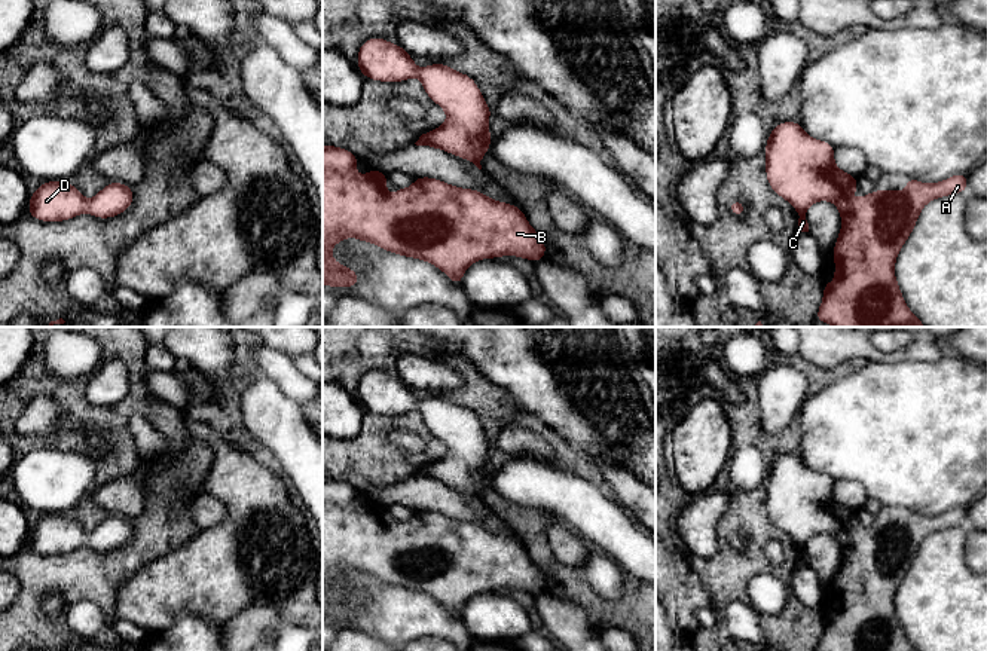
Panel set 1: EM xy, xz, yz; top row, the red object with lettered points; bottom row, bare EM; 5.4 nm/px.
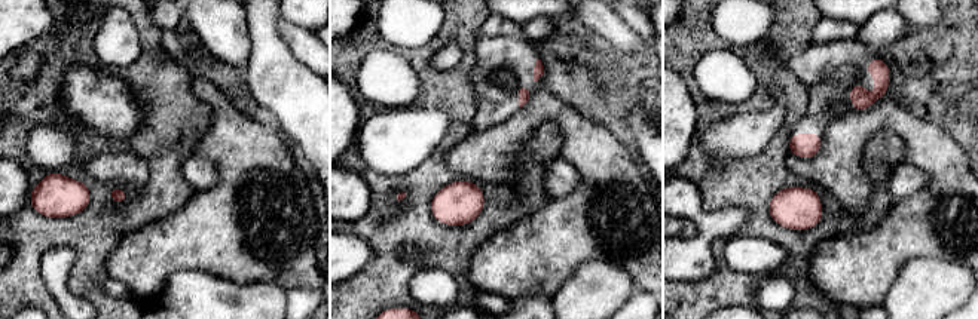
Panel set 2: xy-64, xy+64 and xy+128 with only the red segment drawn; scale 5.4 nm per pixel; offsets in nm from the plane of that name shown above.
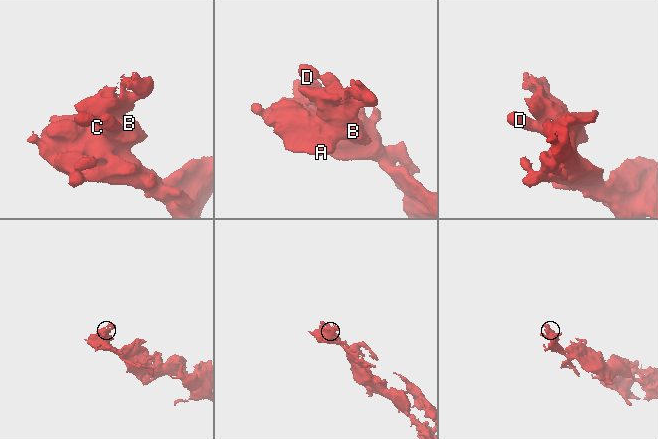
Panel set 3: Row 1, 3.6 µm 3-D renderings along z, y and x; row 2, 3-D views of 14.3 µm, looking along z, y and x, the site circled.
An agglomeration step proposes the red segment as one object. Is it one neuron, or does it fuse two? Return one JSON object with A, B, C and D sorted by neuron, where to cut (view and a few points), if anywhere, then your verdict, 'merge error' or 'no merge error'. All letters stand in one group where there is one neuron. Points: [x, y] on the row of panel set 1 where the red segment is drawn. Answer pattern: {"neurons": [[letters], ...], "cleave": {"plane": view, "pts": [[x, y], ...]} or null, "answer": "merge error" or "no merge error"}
{"neurons": [["A", "B", "C", "D"]], "cleave": null, "answer": "no merge error"}

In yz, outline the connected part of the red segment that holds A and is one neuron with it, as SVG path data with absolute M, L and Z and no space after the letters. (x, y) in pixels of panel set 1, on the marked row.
M777 123L764 150L767 181L798 213L798 232L809 232L806 213L818 201L831 201L841 214L841 229L832 251L835 279L823 285L816 320L834 327L925 327L904 300L895 278L895 262L923 207L933 199L966 192L968 177L957 172L941 183L920 183L908 177L905 193L876 189L861 199L849 199L849 193L859 192L858 178L835 165L834 146L807 135L801 123Z

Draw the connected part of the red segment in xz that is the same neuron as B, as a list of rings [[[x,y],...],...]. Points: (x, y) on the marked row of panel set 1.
[[[323,146],[323,284],[342,288],[360,282],[357,272],[336,263],[330,251],[348,236],[394,254],[425,260],[458,285],[462,285],[465,269],[482,259],[516,256],[534,263],[544,259],[546,242],[528,223],[520,207],[431,177],[415,178],[410,187],[397,189],[388,196],[388,174],[370,169],[358,175],[358,162],[346,149]]]

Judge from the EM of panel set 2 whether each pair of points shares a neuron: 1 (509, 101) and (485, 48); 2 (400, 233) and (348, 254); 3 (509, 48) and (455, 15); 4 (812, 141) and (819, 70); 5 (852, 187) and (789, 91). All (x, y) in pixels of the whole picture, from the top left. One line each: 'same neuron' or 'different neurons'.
1: same neuron
2: different neurons
3: different neurons
4: same neuron
5: different neurons

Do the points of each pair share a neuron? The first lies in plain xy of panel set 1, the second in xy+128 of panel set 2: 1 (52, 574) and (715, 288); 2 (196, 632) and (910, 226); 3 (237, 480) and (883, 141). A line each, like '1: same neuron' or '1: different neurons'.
1: same neuron
2: different neurons
3: different neurons

